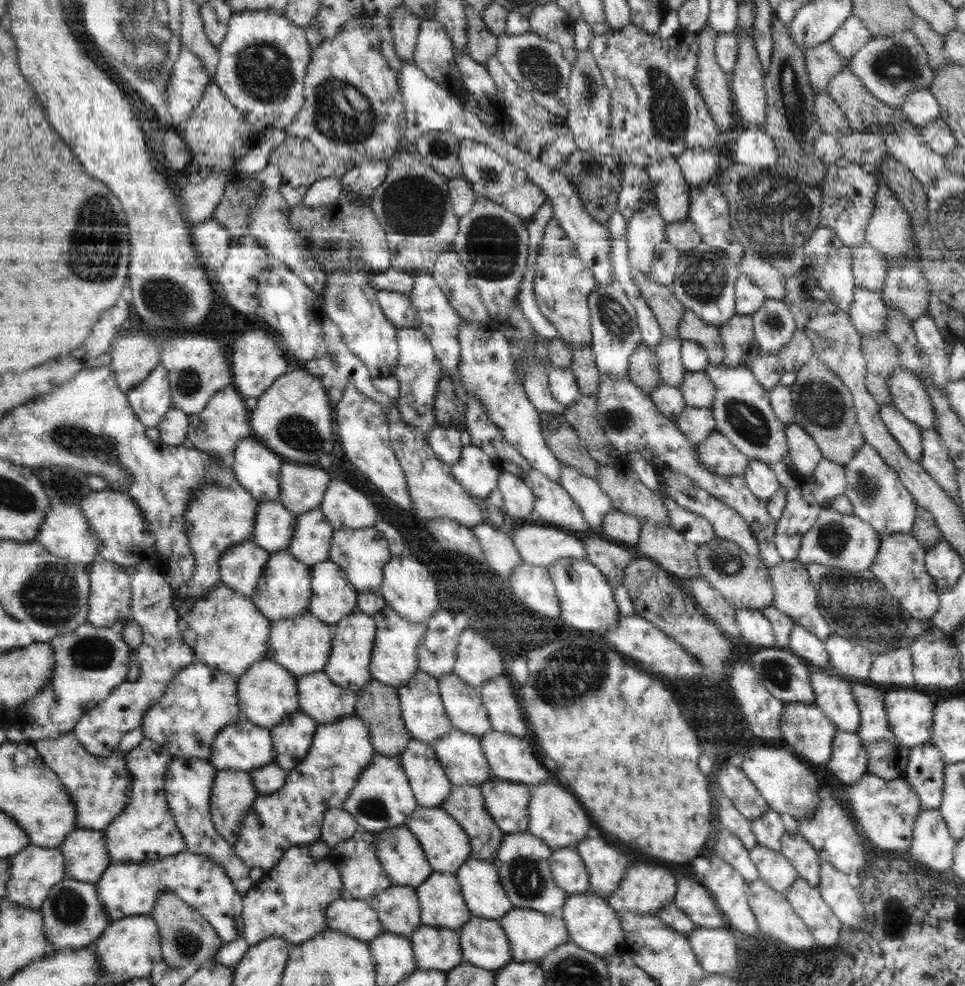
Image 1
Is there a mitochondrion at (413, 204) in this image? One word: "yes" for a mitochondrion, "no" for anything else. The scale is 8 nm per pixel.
yes

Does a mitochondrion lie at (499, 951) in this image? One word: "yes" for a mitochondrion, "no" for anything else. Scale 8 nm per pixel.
no

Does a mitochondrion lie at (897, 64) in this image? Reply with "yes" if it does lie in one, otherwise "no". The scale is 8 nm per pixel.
yes

